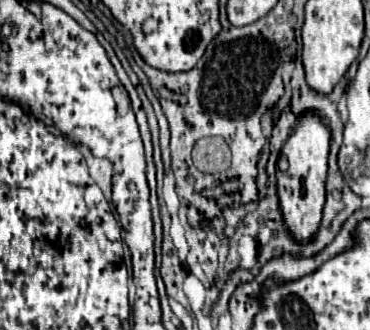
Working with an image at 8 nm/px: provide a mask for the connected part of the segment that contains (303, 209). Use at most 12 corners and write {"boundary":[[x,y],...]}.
{"boundary":[[299,117],[277,169],[283,223],[297,243],[321,225],[331,131]]}

